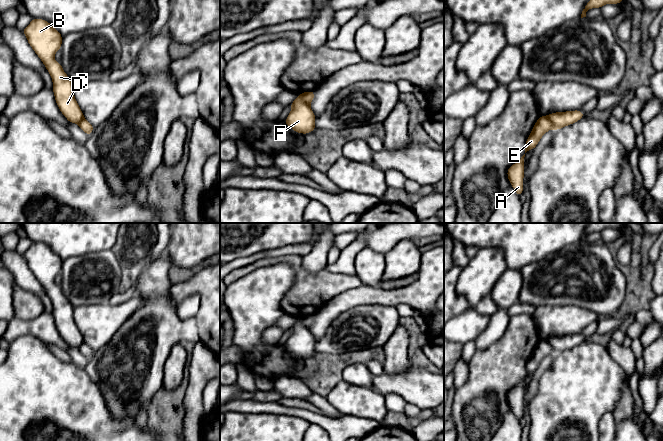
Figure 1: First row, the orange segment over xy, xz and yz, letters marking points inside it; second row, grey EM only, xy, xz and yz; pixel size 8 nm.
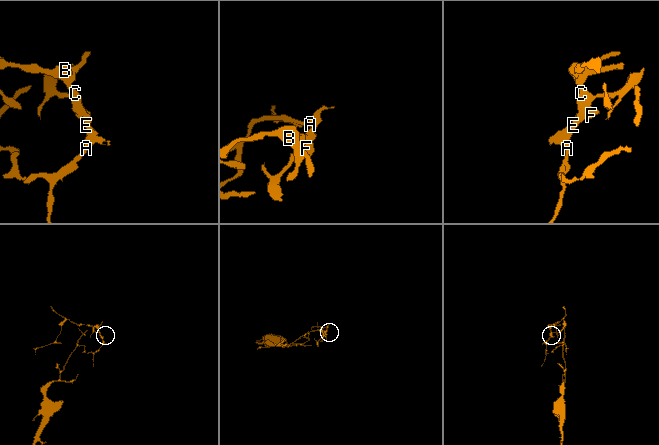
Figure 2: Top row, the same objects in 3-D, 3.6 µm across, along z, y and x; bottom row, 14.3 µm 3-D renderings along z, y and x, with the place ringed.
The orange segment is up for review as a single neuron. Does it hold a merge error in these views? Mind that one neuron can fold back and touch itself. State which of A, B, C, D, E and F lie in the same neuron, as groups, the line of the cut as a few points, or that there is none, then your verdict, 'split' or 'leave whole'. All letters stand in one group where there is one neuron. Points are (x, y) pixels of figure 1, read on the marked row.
A E / B C D F | yz (544, 116), (553, 127) | split

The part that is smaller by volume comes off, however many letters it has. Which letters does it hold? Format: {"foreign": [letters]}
{"foreign": ["B", "C", "D", "F"]}

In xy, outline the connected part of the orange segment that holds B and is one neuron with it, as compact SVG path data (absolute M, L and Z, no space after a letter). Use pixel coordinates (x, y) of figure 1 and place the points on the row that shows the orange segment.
M34 18L22 31L52 78L55 101L61 113L70 123L79 124L84 115L74 97L74 83L54 60L63 36L49 22L39 18Z

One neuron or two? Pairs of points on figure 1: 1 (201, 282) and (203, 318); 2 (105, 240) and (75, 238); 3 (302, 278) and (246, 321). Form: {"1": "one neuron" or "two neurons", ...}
{"1": "one neuron", "2": "one neuron", "3": "two neurons"}

